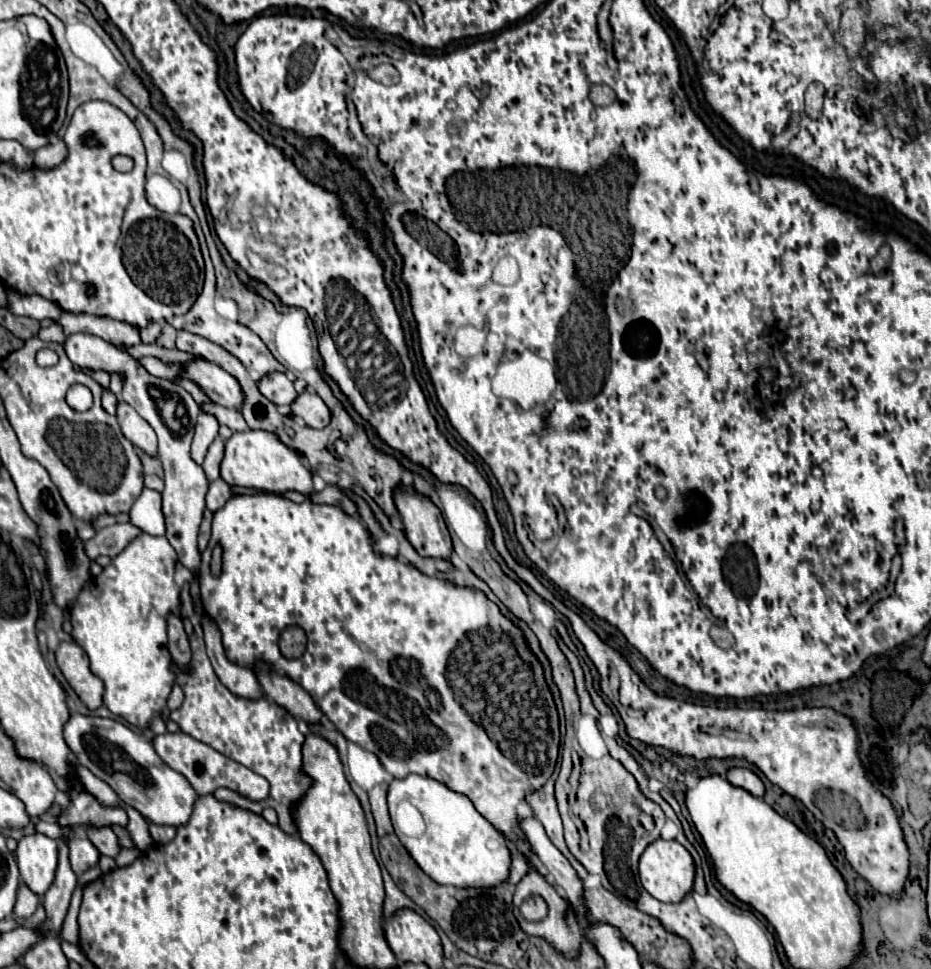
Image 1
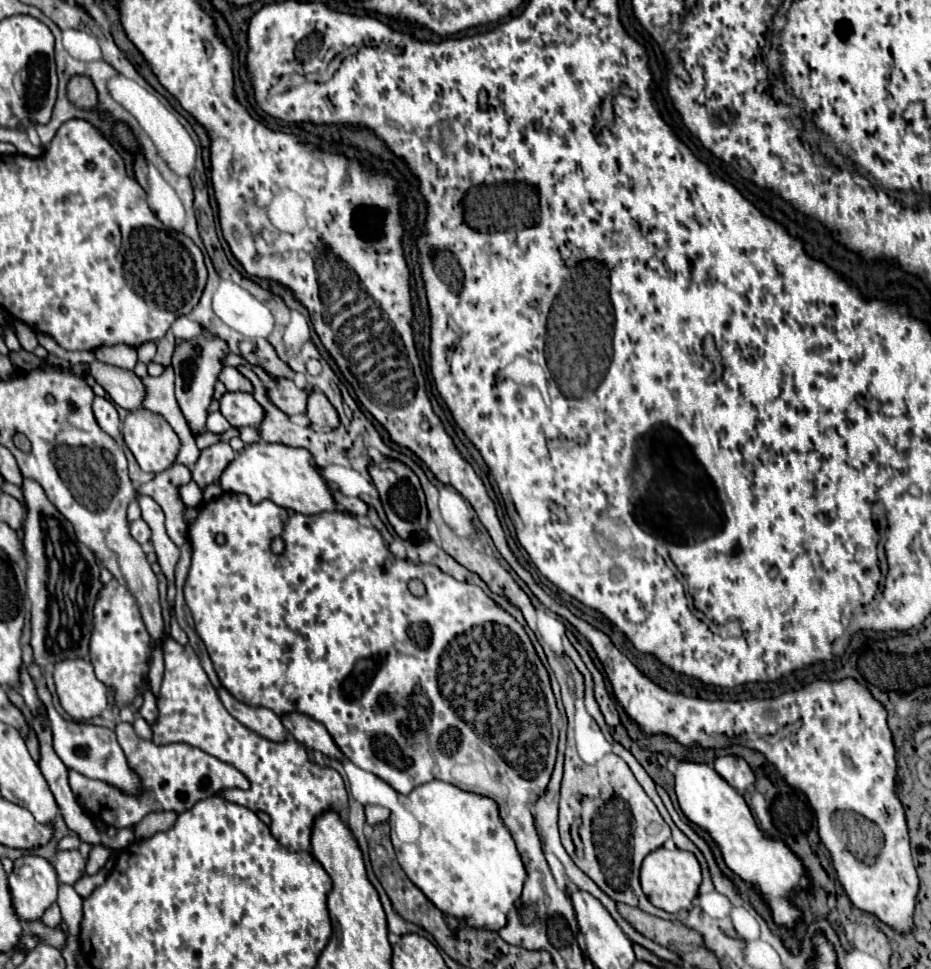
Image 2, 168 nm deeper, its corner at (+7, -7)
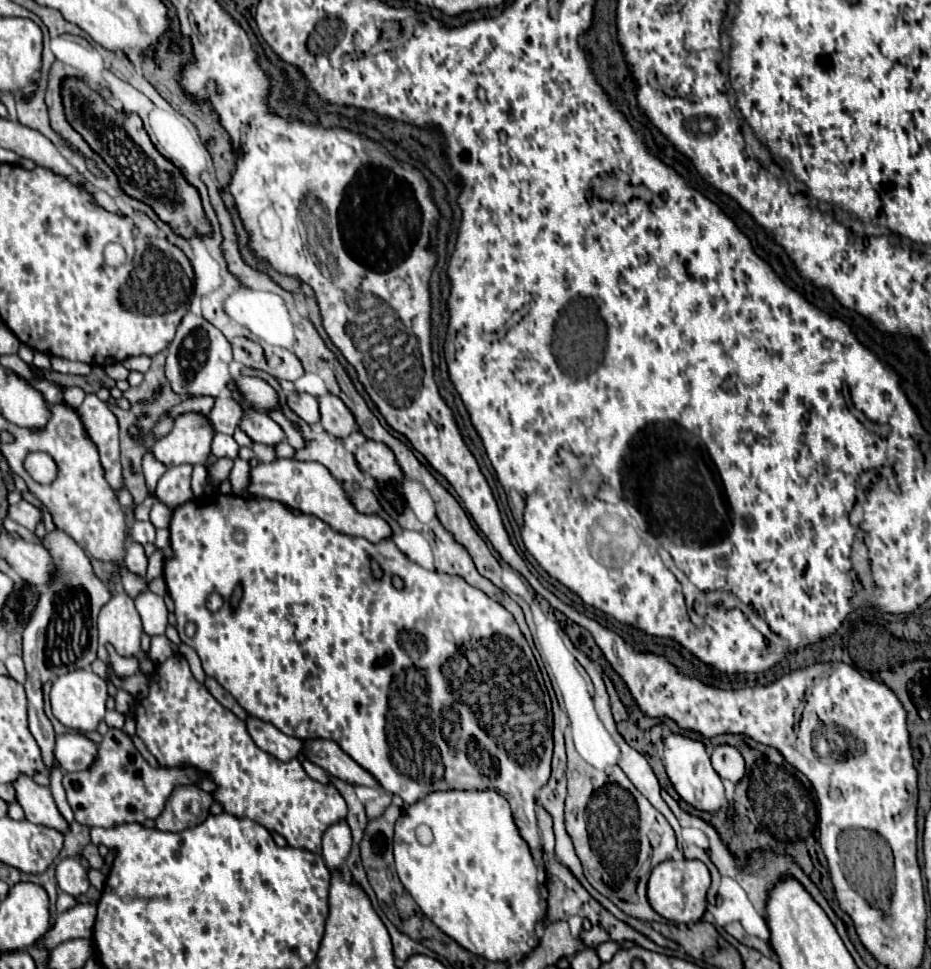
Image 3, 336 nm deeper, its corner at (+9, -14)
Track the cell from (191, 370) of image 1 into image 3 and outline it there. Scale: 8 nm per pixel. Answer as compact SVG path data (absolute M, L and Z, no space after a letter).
M244 407L240 425L238 425L252 441L264 443L264 445L276 445L282 441L284 431L278 423L274 423L266 413L250 411L250 407Z

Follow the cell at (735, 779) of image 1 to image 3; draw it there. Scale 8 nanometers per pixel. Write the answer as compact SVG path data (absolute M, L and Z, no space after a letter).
M730 745L714 747L710 759L712 759L712 767L716 769L716 773L722 779L732 781L732 783L740 783L742 781L742 777L746 773L746 765L744 765L744 759L742 759L738 749L734 749Z

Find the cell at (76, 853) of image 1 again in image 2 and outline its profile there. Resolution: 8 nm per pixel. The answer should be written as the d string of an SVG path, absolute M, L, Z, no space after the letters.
M78 850L58 852L56 862L54 862L54 870L58 874L58 880L62 884L70 884L70 886L84 876L84 866L86 866L84 858Z

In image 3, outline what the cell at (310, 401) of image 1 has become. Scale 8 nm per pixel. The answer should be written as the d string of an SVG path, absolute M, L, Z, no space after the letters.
M324 395L318 401L320 401L320 425L328 433L344 439L356 431L354 417L352 417L350 409L338 397Z

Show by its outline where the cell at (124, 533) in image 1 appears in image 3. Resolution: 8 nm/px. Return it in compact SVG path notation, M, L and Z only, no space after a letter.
M136 521L130 527L130 539L134 543L140 543L140 545L154 543L156 541L156 529L150 521Z

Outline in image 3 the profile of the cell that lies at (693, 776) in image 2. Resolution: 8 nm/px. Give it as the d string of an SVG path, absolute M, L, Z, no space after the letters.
M668 733L664 737L664 761L666 761L664 767L666 767L668 779L672 781L676 793L682 797L682 801L692 805L694 809L700 809L700 811L706 811L712 815L718 815L728 807L724 783L718 777L718 773L712 769L710 757L700 741L686 739L676 733Z

